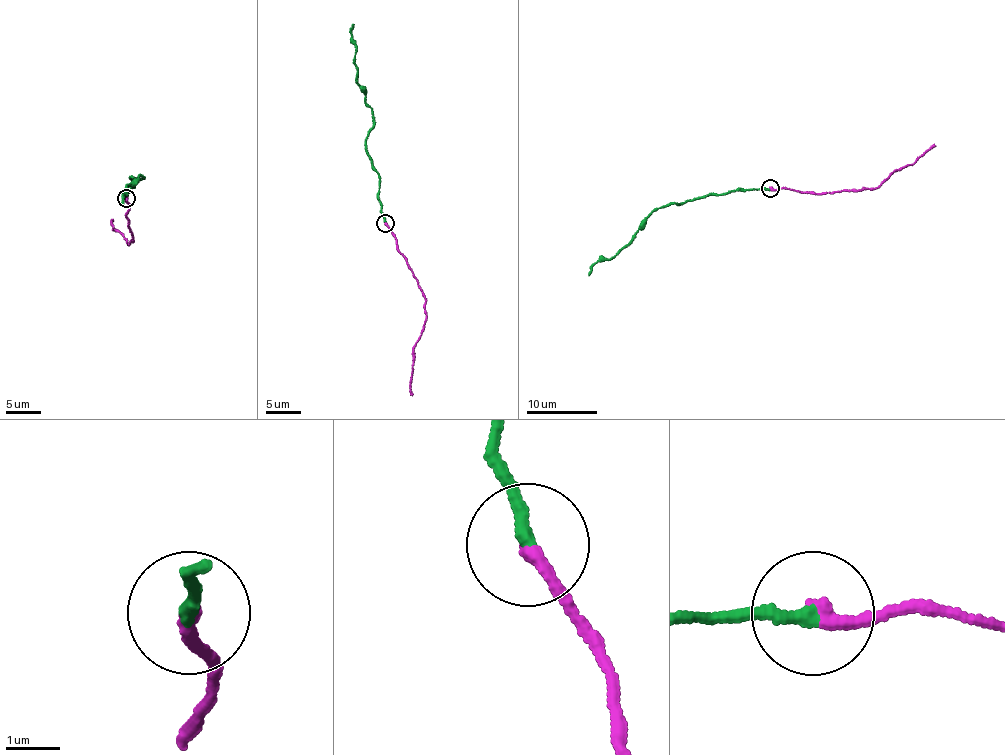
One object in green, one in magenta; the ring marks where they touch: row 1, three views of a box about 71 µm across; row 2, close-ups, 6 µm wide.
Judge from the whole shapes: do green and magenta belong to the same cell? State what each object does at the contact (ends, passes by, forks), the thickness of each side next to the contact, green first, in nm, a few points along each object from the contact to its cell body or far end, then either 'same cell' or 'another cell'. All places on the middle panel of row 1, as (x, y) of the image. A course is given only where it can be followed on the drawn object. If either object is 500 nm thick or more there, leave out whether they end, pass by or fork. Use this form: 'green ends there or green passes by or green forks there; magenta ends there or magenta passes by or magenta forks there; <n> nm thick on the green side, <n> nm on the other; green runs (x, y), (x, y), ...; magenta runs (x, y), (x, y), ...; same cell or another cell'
green ends there; magenta ends there; 260 nm thick on the green side, 280 nm on the other; green runs (385, 223), (379, 198), (379, 185), (366, 145), (368, 131), (373, 127), (371, 110), (356, 79), (352, 23); magenta runs (385, 223), (425, 301), (426, 318), (412, 360), (409, 387), (411, 394); same cell

